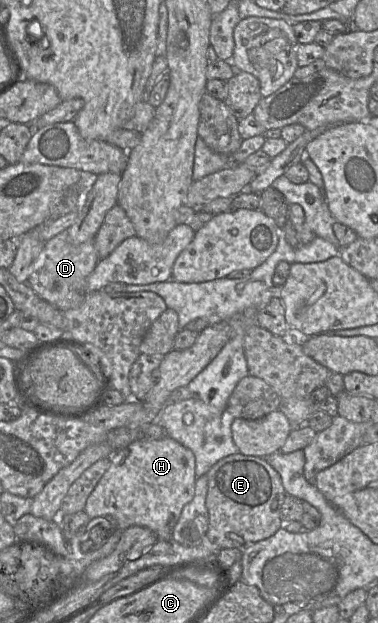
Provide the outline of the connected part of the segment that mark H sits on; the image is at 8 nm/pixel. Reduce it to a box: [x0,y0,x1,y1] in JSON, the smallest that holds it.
[84,436,195,540]

